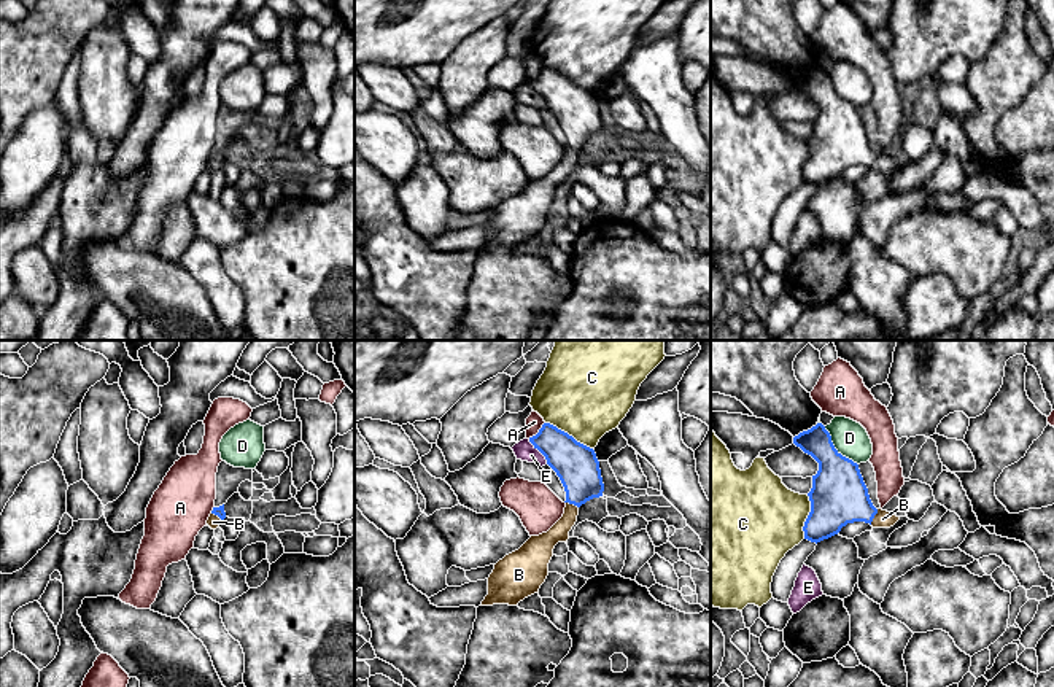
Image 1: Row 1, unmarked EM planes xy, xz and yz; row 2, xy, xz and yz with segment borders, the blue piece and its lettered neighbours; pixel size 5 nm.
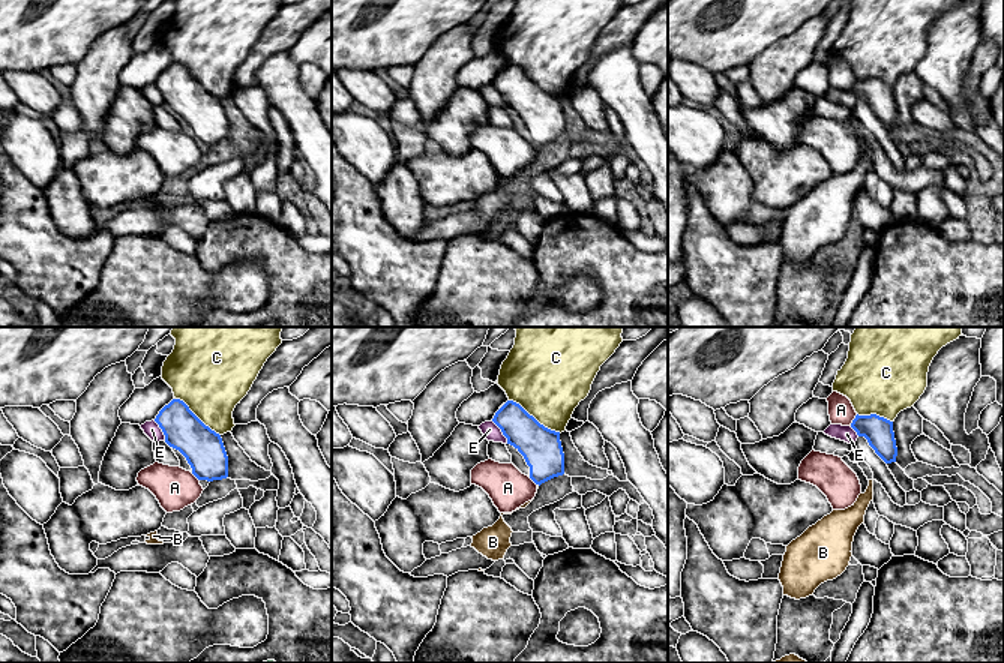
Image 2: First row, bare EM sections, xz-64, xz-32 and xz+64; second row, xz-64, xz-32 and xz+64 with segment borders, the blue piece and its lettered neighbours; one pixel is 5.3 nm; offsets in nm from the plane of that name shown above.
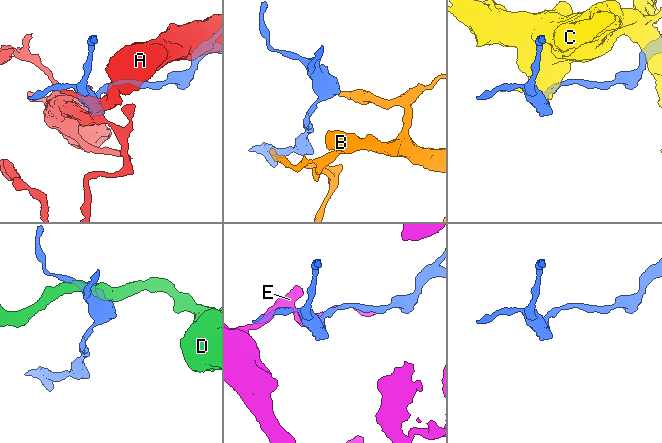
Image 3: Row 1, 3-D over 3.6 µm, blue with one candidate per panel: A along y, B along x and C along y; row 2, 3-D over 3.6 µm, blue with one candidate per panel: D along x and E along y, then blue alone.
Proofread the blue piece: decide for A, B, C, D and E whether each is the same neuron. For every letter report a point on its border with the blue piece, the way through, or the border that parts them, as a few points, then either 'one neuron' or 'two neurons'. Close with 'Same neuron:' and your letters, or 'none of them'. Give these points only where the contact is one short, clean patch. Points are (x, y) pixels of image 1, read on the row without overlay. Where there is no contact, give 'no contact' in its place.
A: meets blue in xz at (539, 75); two neurons
B: meets blue in yz at (873, 161); runs through yz (838, 140), (873, 161), (883, 163); one neuron
C: meets blue in xz at (568, 78); two neurons
D: meets blue in yz at (835, 93); two neurons
E: meets blue in xz at (539, 94); two neurons
Same neuron: B

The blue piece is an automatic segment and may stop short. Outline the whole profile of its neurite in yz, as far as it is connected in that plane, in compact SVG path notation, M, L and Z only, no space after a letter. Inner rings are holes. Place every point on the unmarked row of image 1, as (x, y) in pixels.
M822 67L795 80L793 87L819 107L808 137L811 156L803 170L804 183L817 188L854 165L865 165L873 172L890 172L900 164L873 149L858 108L835 92Z

